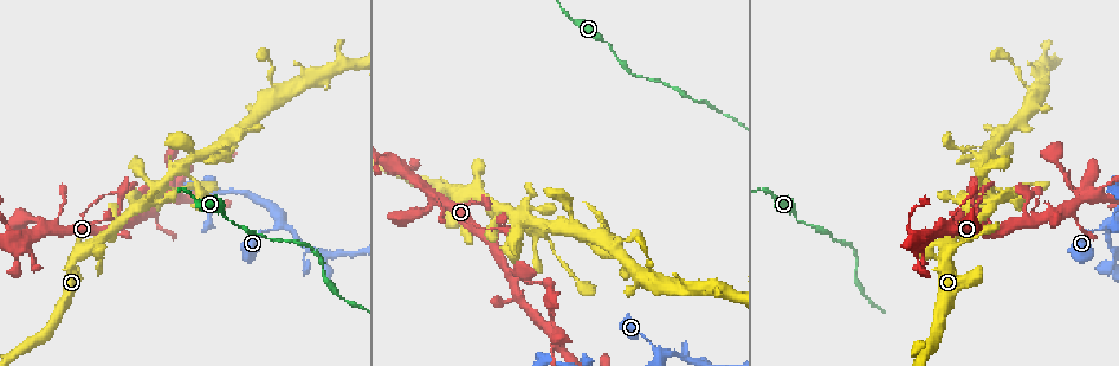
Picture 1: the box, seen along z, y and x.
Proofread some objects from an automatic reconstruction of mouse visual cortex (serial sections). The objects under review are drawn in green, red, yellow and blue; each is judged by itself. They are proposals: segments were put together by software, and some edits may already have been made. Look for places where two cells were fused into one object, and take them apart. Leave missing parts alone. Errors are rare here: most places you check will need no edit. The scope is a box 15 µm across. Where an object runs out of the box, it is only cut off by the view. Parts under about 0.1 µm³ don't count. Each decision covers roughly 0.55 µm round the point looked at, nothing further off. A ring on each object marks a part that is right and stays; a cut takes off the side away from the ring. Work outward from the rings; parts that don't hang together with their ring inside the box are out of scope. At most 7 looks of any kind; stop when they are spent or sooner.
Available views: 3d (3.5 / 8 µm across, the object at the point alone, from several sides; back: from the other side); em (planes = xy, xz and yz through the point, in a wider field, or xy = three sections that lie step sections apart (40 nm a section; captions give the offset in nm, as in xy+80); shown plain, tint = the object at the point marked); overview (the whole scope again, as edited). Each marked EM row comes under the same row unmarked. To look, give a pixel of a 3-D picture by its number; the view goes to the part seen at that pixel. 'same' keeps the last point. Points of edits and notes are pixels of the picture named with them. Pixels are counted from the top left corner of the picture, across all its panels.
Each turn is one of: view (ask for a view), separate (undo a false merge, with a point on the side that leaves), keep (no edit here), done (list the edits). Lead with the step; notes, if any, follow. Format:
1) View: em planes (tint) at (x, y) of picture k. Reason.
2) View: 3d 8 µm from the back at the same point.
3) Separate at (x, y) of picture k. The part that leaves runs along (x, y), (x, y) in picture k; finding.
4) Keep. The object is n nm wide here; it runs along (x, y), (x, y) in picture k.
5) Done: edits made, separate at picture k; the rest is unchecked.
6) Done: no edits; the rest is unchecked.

View: 3d 3.5 µm at (169, 189) of picture 1. Thick turns thin.

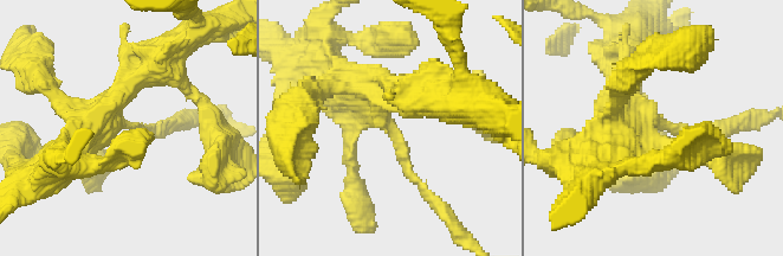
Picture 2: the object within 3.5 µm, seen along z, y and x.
View: em planes (tint) at (393, 126) of picture 2. The arms are 150, 450 nm wide.

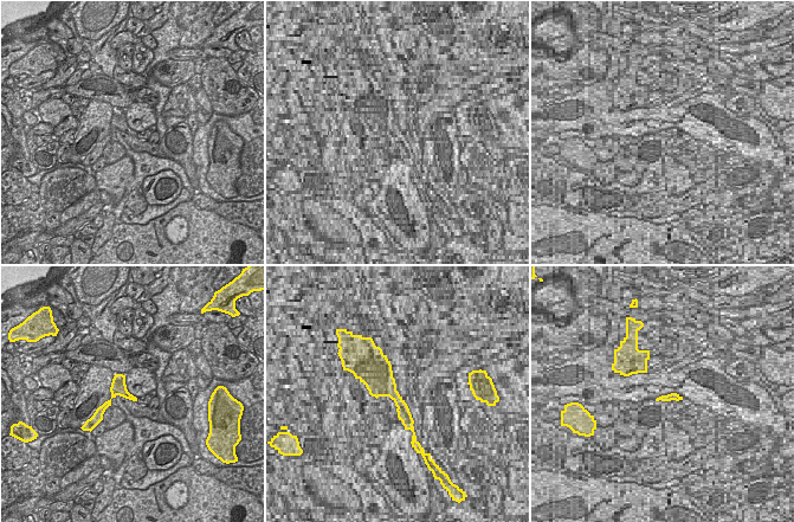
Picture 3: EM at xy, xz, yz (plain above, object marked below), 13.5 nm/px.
Keep. It runs along (122, 378), (113, 397), (98, 412) in picture 3; continuous, no second cell.

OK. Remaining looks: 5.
View: 3d 3.5 µm at (996, 232) of picture 1. Abrupt turn.

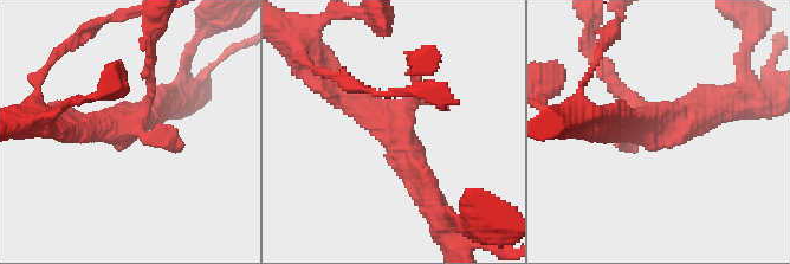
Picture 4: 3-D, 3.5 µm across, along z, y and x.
View: em xy step 5 (tint) at (651, 123) of picture 4. Need the tissue.

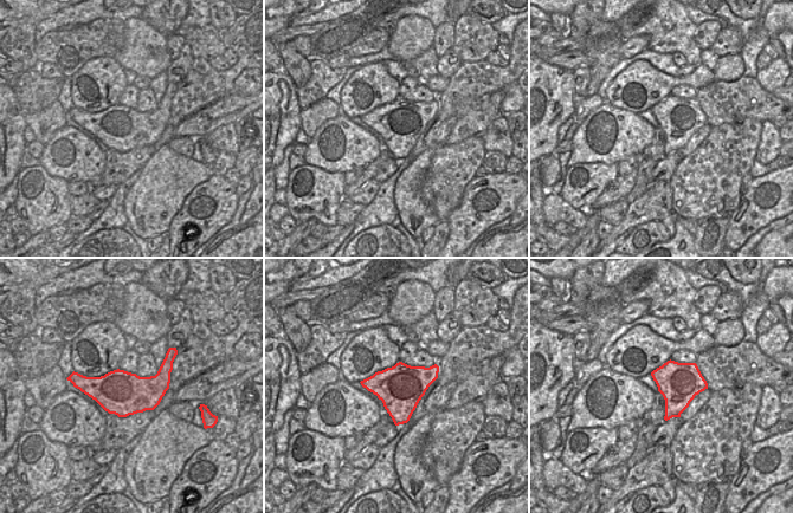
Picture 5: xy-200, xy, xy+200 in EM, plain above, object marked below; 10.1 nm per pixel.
Keep. It runs along (324, 71), (389, 122), (422, 186) in picture 4; one cell here.

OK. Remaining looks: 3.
View: 3d 3.5 µm at (22, 238) of picture 1. Three arms meet.

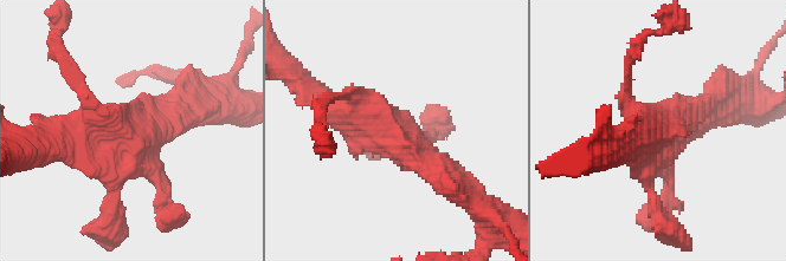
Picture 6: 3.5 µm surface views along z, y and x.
View: em xy step 1 (tint) at (390, 132) of picture 6. Now the EM.

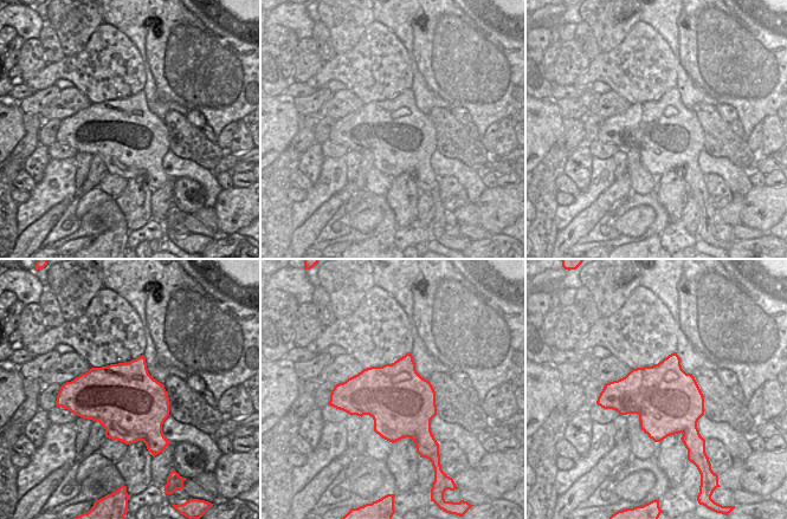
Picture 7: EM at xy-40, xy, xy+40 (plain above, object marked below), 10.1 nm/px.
Keep. It runs along (452, 181), (347, 93) in picture 6; all the same cell.

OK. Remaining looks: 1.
Done: no edits; the rest is unchecked.

